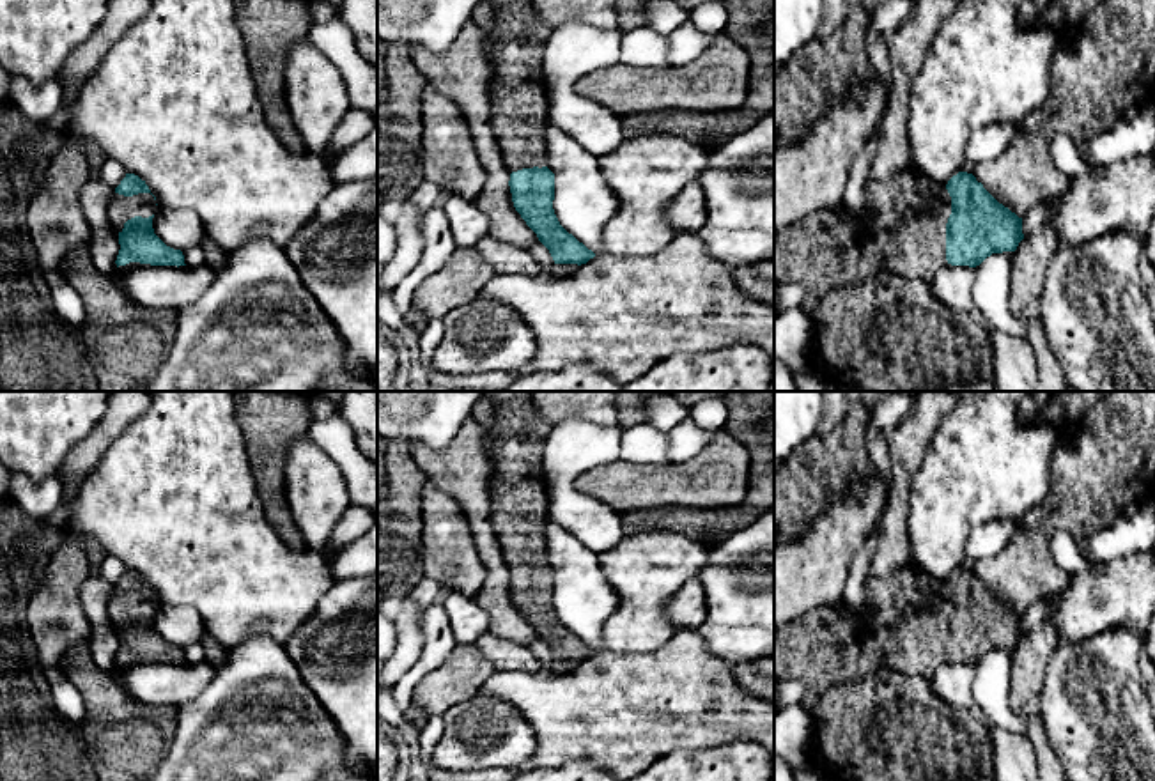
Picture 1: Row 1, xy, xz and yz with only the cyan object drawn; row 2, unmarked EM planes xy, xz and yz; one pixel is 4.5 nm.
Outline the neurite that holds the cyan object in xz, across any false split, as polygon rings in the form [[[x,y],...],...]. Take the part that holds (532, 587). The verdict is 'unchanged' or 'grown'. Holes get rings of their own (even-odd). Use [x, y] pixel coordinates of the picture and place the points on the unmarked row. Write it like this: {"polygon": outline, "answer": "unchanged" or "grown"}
{"polygon": [[[484,391],[484,397],[494,404],[494,423],[485,427],[494,460],[491,521],[510,568],[512,599],[526,622],[549,646],[554,657],[549,673],[565,675],[593,655],[595,650],[560,622],[553,606],[554,570],[547,565],[546,522],[549,514],[542,466],[544,443],[551,425],[539,416],[526,391]]], "answer": "grown"}

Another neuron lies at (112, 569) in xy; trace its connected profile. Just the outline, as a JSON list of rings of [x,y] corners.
[[[106,556],[99,565],[99,574],[113,586],[120,581],[126,570],[124,561],[115,556]]]

